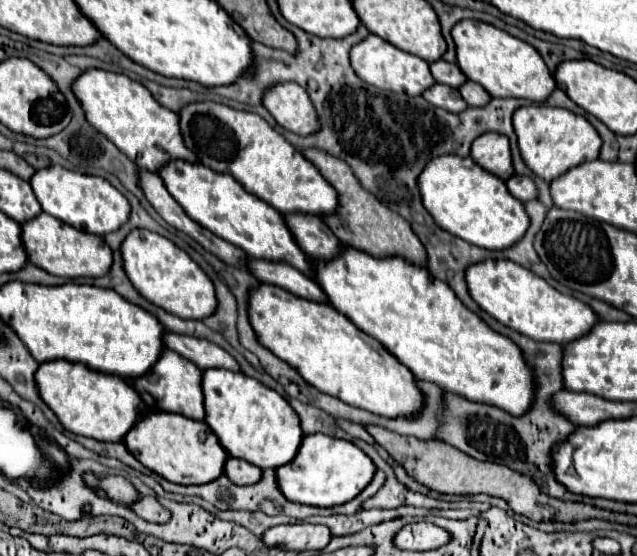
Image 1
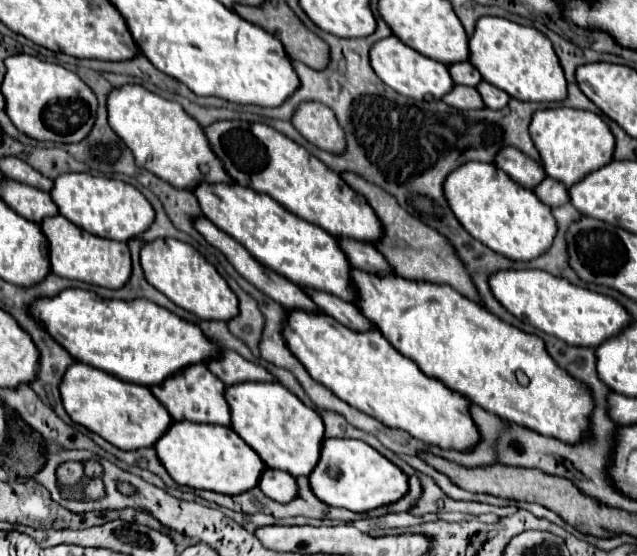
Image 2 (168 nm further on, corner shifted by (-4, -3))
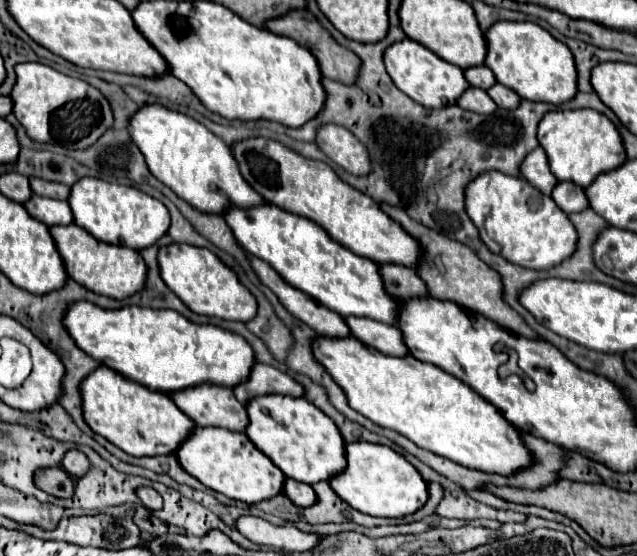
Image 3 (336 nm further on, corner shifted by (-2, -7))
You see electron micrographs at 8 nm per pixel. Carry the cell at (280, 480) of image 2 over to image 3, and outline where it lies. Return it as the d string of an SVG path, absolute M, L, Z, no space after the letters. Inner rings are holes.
M287 478L285 484L283 484L283 494L297 506L305 508L305 506L311 506L315 502L315 492L311 486L303 484L303 482L297 482L293 478Z

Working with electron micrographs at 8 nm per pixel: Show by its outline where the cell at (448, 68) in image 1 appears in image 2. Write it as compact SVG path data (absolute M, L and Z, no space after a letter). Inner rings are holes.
M459 62L459 64L453 64L449 68L455 84L467 84L467 86L477 86L483 78L481 74L477 72L477 68L473 68L471 62Z

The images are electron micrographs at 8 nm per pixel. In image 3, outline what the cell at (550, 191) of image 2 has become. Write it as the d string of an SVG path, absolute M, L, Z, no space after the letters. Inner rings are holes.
M559 182L559 188L555 188L555 192L551 192L551 198L565 214L579 212L579 210L587 208L585 190L581 188L581 198L579 198L579 186L575 186L571 182Z

